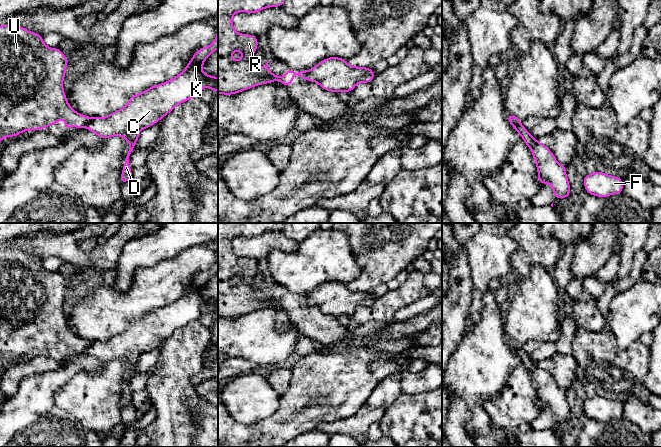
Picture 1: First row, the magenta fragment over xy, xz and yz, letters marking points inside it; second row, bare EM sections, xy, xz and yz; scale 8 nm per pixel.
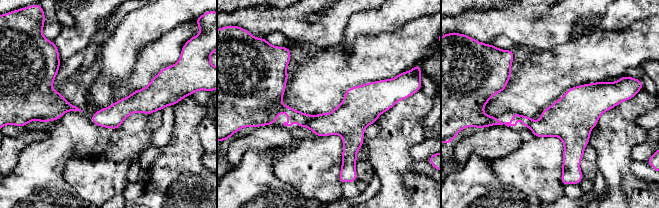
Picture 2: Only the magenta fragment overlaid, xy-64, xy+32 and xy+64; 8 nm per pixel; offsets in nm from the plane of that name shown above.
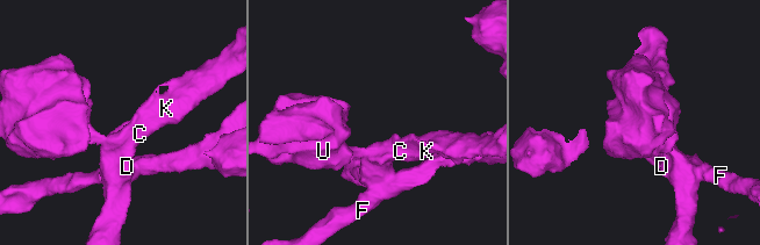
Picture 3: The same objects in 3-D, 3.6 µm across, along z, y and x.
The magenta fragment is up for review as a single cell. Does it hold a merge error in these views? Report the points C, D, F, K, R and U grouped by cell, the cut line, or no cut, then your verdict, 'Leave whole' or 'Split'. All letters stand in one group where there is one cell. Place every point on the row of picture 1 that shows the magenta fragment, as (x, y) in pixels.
Groups: C D F K / R U. Split along xy (92, 118), (84, 126). Split

